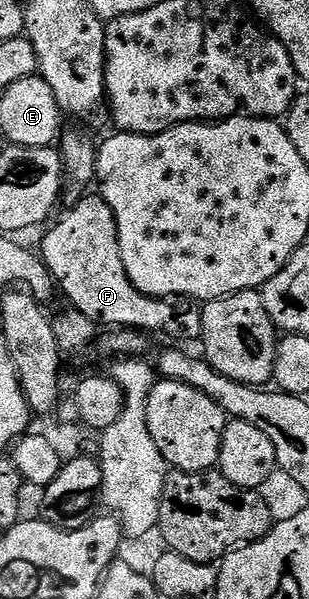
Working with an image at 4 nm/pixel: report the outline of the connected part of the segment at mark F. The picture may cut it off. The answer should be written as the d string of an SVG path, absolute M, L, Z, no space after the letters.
M88 193L66 210L63 216L58 216L59 223L50 224L51 232L43 239L41 258L51 270L51 278L61 295L71 302L74 310L103 329L160 331L175 339L198 340L202 336L203 313L192 300L179 297L172 301L167 297L146 295L129 281L129 273L125 273L121 261L117 221L102 195Z

